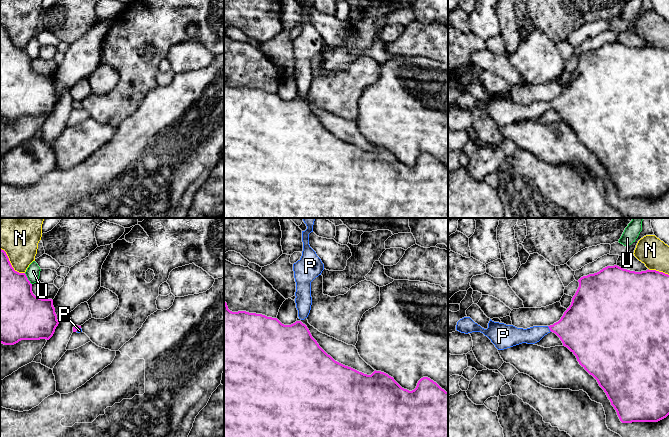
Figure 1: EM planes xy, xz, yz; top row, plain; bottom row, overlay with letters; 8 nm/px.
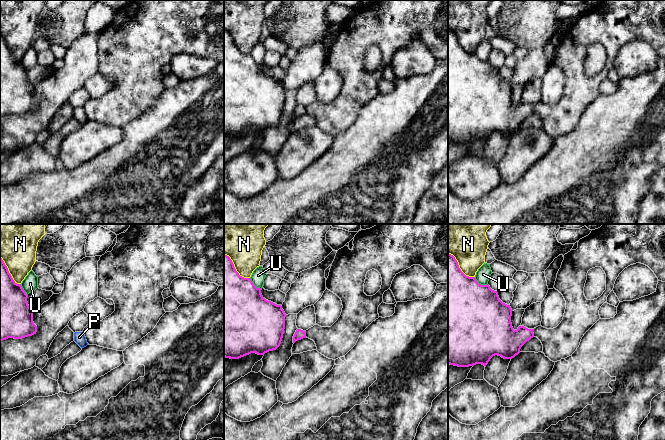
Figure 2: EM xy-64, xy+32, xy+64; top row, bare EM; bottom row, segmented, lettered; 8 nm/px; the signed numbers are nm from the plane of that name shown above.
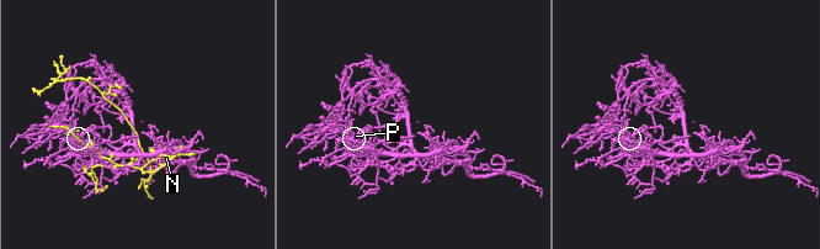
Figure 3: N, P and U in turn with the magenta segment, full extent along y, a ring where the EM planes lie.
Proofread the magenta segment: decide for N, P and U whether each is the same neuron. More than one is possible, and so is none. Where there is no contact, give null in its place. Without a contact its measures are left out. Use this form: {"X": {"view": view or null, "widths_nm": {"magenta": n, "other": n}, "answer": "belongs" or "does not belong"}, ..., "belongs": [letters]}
{"N": {"view": "xy", "widths_nm": {"magenta": 420, "other": 280}, "answer": "does not belong"}, "P": {"view": "yz", "widths_nm": {"magenta": 360, "other": 140}, "answer": "belongs"}, "U": {"view": "xy", "widths_nm": {"magenta": 480, "other": 110}, "answer": "does not belong"}, "belongs": ["P"]}

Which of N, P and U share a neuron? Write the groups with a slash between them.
N / P / U

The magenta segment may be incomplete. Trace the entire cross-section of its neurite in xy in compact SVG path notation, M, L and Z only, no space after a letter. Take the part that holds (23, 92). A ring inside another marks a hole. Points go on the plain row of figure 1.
M0 25L0 119L49 116L58 100L53 76L36 73L26 50L15 47Z

